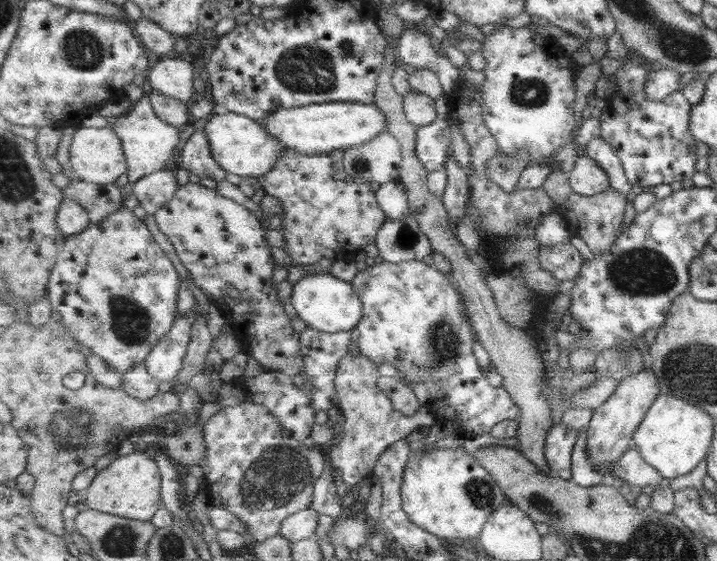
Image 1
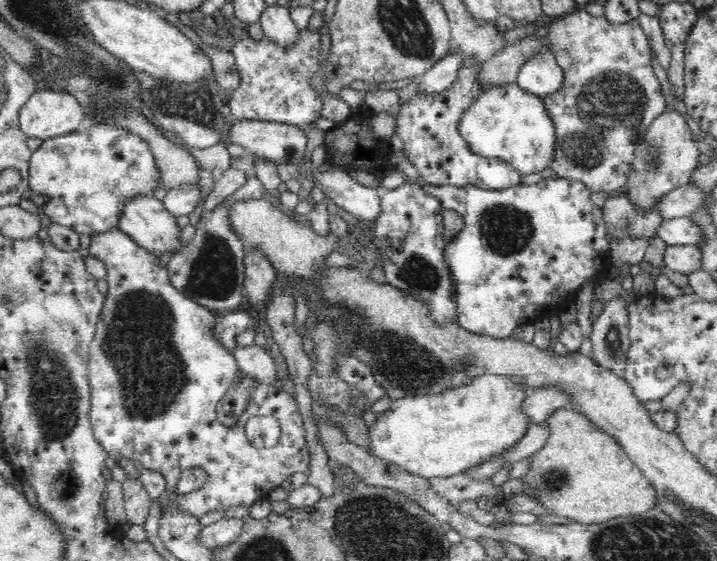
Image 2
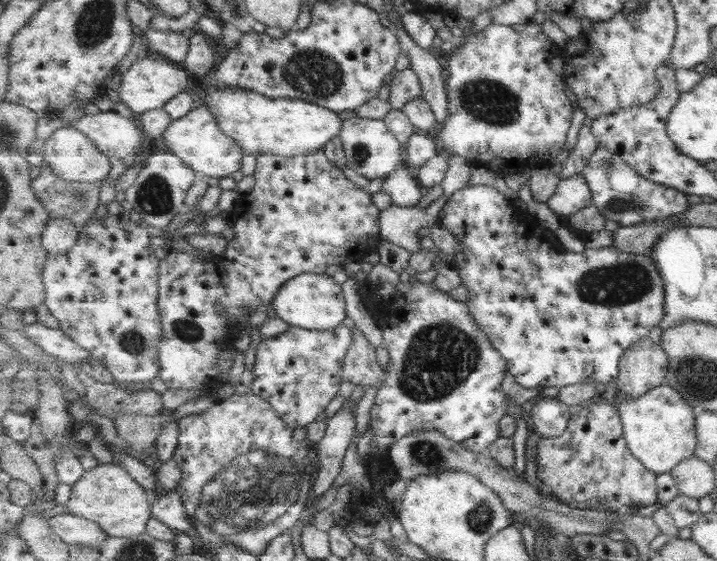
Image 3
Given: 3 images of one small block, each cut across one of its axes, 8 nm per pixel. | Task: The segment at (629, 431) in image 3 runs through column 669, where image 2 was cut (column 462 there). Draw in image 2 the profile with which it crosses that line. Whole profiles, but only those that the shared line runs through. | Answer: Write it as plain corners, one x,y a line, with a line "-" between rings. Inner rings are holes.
487,373
476,376
469,383
458,386
458,388
446,388
446,390
442,390
440,394
416,395
404,397
398,400
390,400
389,407
385,411
379,413
374,412
376,420
373,427
368,427
368,434
371,442
369,448
366,449
386,462
391,462
392,464
405,468
414,476
420,476
427,479
434,478
434,476
442,476
442,478
456,476
456,474
464,473
472,467
481,465
487,460
499,457
504,451
513,449
516,442
518,442
521,438
524,438
526,430
528,430
528,427
531,425
531,420
525,413
523,402
525,401
527,392
531,390
531,386
526,385
526,379
516,379
514,375
506,376

